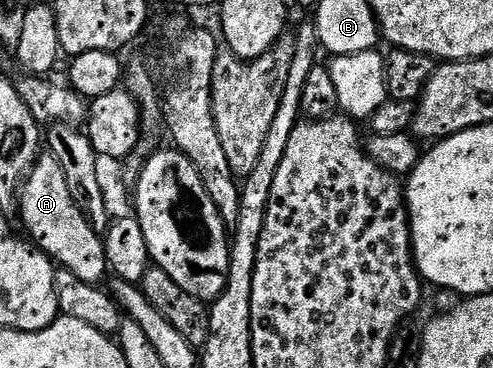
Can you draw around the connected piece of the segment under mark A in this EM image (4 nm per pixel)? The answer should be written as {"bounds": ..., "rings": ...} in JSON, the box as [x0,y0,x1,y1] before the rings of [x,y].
{"bounds":[19,154,107,285],"rings":[[[52,154],[38,155],[36,164],[25,177],[19,193],[20,212],[21,220],[29,231],[28,239],[50,260],[69,269],[88,284],[100,285],[106,279],[107,263],[102,237],[93,233],[86,213],[73,201],[67,178]]]}

